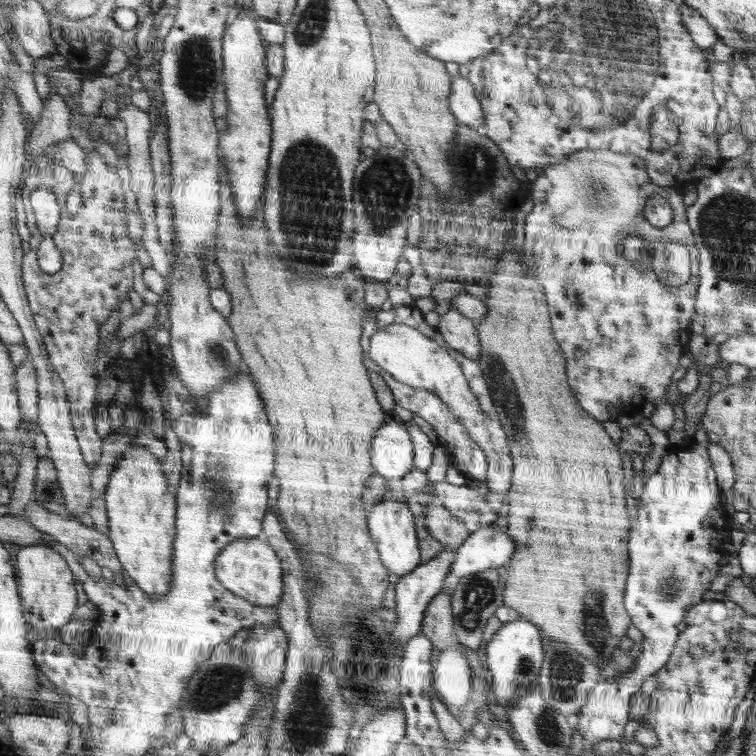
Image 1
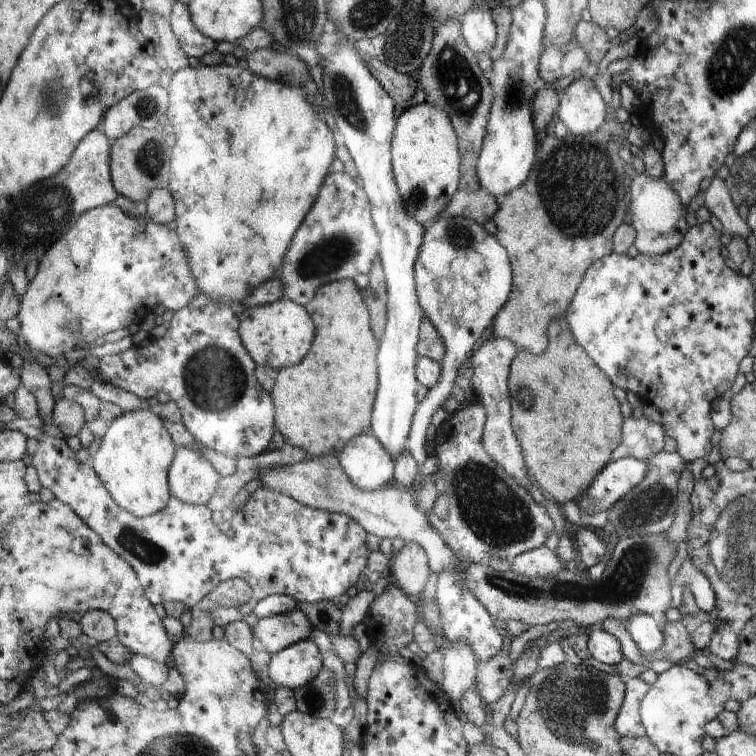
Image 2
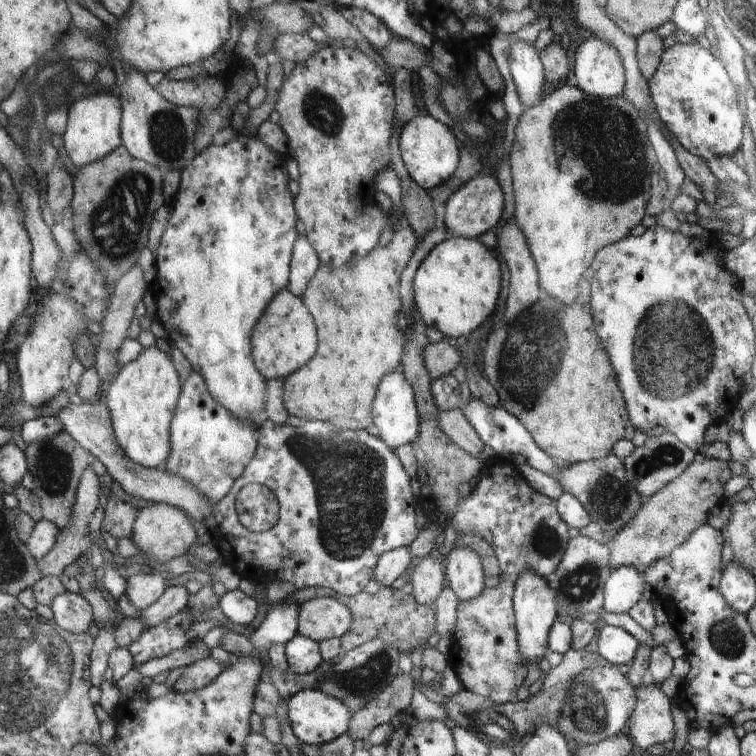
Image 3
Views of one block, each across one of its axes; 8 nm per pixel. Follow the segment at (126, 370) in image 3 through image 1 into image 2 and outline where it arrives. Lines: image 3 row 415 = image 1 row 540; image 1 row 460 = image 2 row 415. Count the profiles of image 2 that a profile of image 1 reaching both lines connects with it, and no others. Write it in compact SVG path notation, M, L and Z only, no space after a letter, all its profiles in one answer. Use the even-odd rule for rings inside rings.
M146 403L136 412L125 412L110 425L92 466L122 509L146 518L165 511L174 498L169 477L177 451L165 419Z

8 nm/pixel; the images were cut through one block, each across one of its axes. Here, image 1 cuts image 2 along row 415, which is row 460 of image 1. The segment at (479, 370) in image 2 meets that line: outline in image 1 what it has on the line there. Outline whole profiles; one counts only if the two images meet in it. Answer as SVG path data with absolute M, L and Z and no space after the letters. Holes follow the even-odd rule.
M392 323L370 337L369 357L381 366L392 378L414 388L423 388L434 392L448 409L457 416L467 428L471 438L481 446L488 456L488 490L506 496L510 489L512 460L506 444L506 434L500 428L498 420L487 418L480 410L480 404L472 394L468 381L462 374L460 364L450 355L450 350L436 344L430 337L406 323Z

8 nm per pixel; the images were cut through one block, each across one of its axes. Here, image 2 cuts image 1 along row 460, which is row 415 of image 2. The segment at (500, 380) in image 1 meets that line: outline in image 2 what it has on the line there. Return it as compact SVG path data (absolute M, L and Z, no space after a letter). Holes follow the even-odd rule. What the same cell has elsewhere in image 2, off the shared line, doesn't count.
M558 317L550 324L549 329L550 346L542 356L536 356L532 352L519 350L512 363L510 371L510 396L514 396L514 428L518 428L518 440L522 440L522 448L526 448L526 464L530 464L530 476L534 476L534 482L540 484L542 492L547 497L553 499L561 507L568 501L577 501L584 492L593 486L594 476L599 476L605 470L606 464L610 462L610 454L613 454L620 443L620 428L622 427L622 414L618 400L612 392L612 384L606 378L606 374L588 357L588 354L575 342L573 332L569 328L569 322L564 317Z

